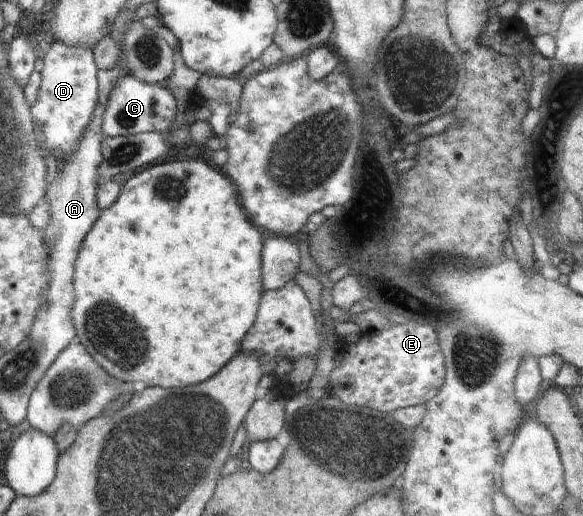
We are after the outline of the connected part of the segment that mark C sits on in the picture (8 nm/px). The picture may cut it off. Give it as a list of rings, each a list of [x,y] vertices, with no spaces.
[[[127,74],[114,86],[103,114],[102,132],[105,137],[132,136],[141,132],[170,132],[177,104],[164,86],[146,84]]]

